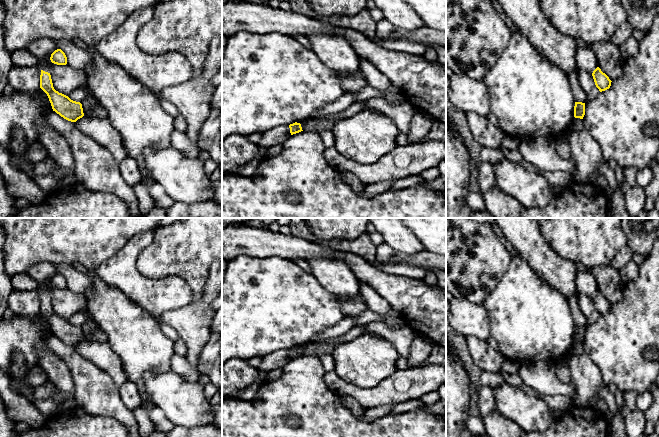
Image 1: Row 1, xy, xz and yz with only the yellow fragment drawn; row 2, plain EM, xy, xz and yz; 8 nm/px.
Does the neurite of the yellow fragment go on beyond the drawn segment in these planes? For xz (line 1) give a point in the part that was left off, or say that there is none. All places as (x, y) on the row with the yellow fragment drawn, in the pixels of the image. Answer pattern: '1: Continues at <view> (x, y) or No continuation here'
1: No continuation here

